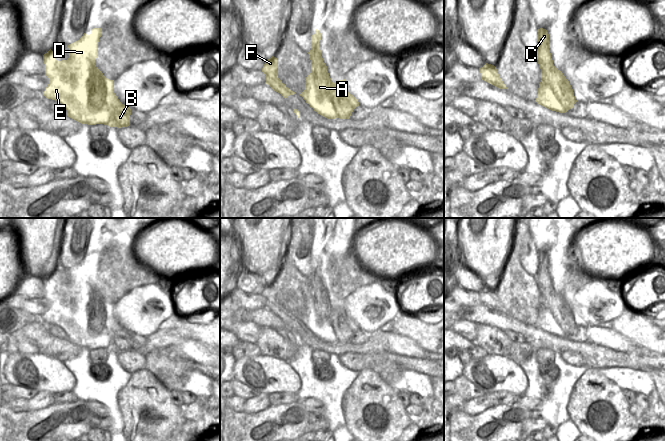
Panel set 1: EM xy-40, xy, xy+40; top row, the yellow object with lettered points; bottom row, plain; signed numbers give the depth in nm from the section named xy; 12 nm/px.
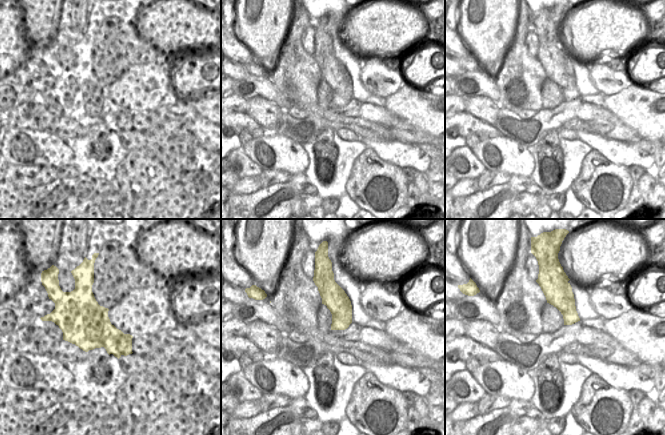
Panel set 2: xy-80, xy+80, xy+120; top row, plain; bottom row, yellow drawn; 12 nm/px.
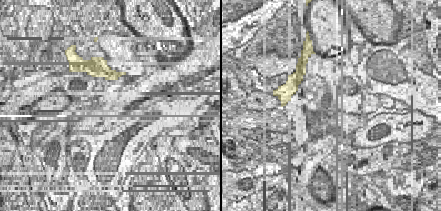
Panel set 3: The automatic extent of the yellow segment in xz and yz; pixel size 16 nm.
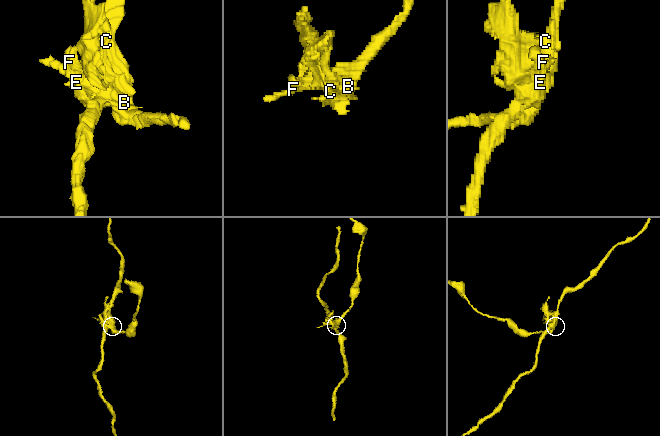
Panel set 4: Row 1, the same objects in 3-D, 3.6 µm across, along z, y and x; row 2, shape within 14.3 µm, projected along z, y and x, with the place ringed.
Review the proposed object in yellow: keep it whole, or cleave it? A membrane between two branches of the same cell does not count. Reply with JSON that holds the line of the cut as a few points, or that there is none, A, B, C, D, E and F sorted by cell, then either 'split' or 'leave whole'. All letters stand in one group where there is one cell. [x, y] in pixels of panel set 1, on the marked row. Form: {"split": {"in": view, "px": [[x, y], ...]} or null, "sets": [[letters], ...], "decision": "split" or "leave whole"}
{"split": {"in": "xy", "px": [[332, 99], [339, 104], [354, 108]]}, "sets": [["A", "C", "D", "E", "F"], ["B"]], "decision": "split"}

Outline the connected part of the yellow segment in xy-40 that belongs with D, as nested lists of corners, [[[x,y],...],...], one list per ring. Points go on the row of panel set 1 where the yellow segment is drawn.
[[[93,28],[91,34],[83,34],[76,42],[68,45],[69,58],[57,61],[50,49],[43,55],[45,75],[49,84],[43,95],[47,99],[61,103],[67,110],[67,116],[81,124],[104,124],[116,127],[114,112],[118,107],[125,107],[113,91],[113,81],[106,78],[95,65],[97,46],[102,36],[101,28]]]

